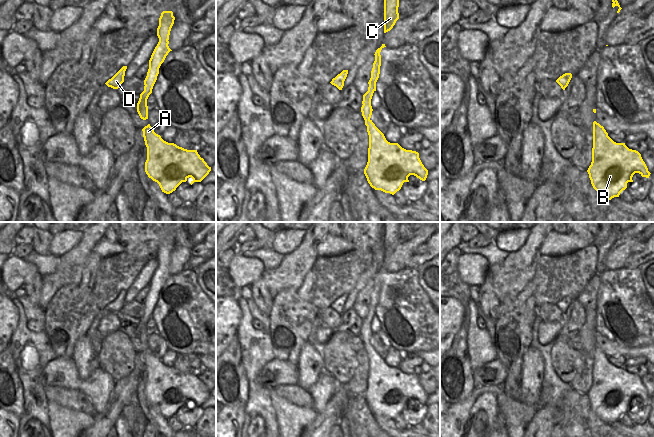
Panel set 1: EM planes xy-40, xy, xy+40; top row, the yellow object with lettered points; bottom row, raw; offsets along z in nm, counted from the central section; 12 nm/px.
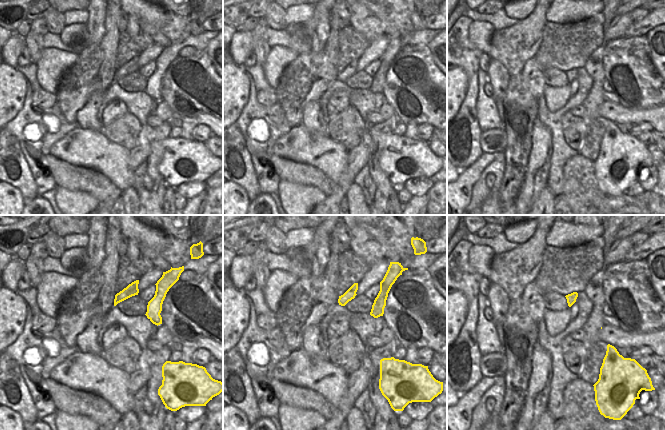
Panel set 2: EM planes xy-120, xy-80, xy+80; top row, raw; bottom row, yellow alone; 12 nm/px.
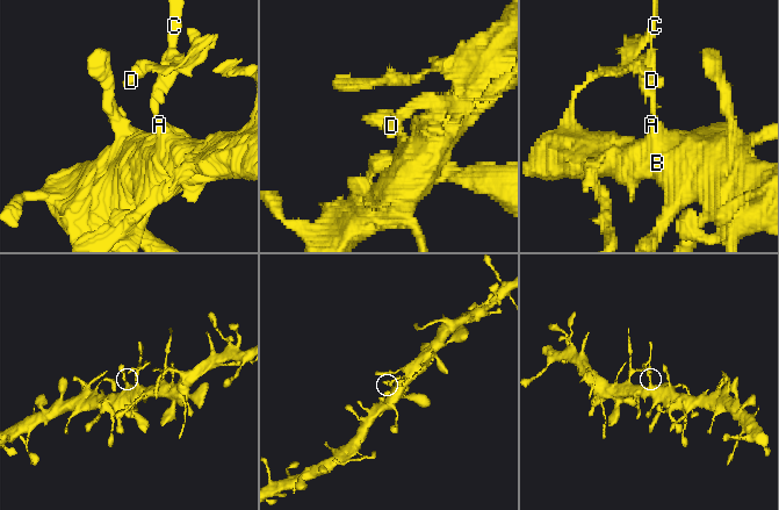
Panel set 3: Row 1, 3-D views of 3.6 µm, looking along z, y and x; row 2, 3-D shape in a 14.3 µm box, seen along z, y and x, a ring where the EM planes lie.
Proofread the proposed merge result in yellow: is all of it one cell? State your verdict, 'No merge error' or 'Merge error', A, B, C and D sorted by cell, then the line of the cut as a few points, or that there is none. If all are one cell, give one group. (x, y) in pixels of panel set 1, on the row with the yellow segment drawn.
Merge error. Groups: A B / C D. Split along xy (369, 119), (367, 126).

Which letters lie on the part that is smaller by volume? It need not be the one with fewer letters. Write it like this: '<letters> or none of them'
C, D

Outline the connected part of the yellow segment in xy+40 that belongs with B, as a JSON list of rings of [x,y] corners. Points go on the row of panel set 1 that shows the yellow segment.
[[[596,121],[593,122],[592,162],[587,172],[593,188],[608,200],[619,197],[620,193],[627,188],[627,183],[633,182],[632,177],[635,173],[646,178],[651,174],[638,151],[629,149],[625,143],[614,142],[604,127]]]

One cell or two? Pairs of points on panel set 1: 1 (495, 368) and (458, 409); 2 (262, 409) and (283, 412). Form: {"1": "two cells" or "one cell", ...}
{"1": "two cells", "2": "two cells"}

